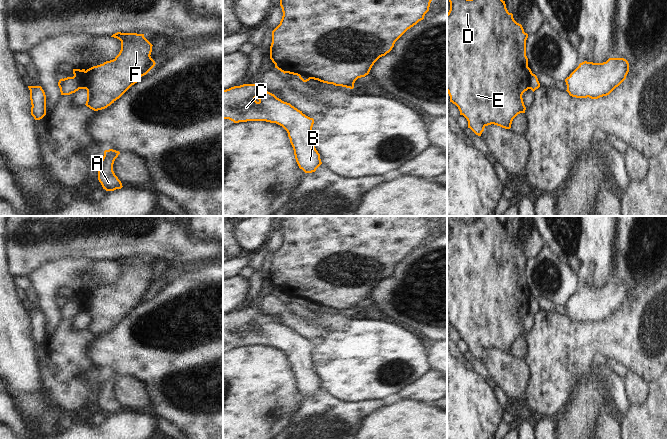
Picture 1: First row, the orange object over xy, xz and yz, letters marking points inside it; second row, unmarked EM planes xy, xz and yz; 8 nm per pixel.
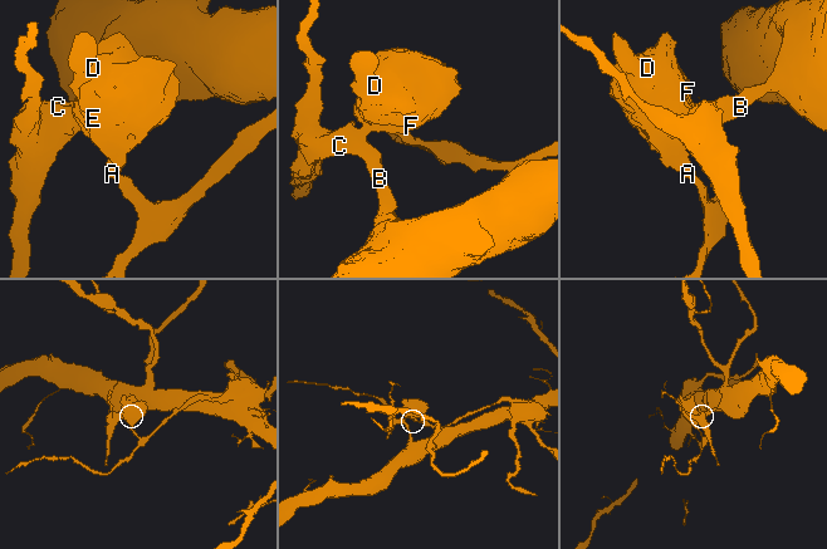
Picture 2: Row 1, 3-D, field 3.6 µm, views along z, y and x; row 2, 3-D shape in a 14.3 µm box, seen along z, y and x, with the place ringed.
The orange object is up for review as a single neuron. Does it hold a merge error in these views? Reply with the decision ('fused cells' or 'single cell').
fused cells

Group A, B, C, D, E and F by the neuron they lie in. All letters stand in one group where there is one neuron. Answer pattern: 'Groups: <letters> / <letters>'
Groups: A D E F / B C

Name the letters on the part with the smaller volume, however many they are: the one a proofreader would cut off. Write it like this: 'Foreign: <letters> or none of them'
Foreign: A, D, E, F

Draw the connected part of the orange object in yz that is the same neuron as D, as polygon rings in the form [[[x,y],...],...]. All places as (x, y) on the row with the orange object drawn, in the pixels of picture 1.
[[[449,0],[449,2],[450,10],[447,13],[447,92],[450,96],[450,102],[458,107],[460,115],[463,115],[468,121],[468,128],[478,136],[481,136],[484,128],[491,124],[510,129],[513,119],[518,114],[525,113],[526,107],[522,95],[530,89],[529,80],[532,71],[528,67],[526,56],[528,34],[524,32],[522,25],[514,20],[513,14],[508,12],[503,0]]]

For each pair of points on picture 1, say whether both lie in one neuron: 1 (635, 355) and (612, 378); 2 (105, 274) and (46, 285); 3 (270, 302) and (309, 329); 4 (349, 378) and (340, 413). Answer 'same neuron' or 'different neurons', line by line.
1: different neurons
2: same neuron
3: same neuron
4: different neurons

